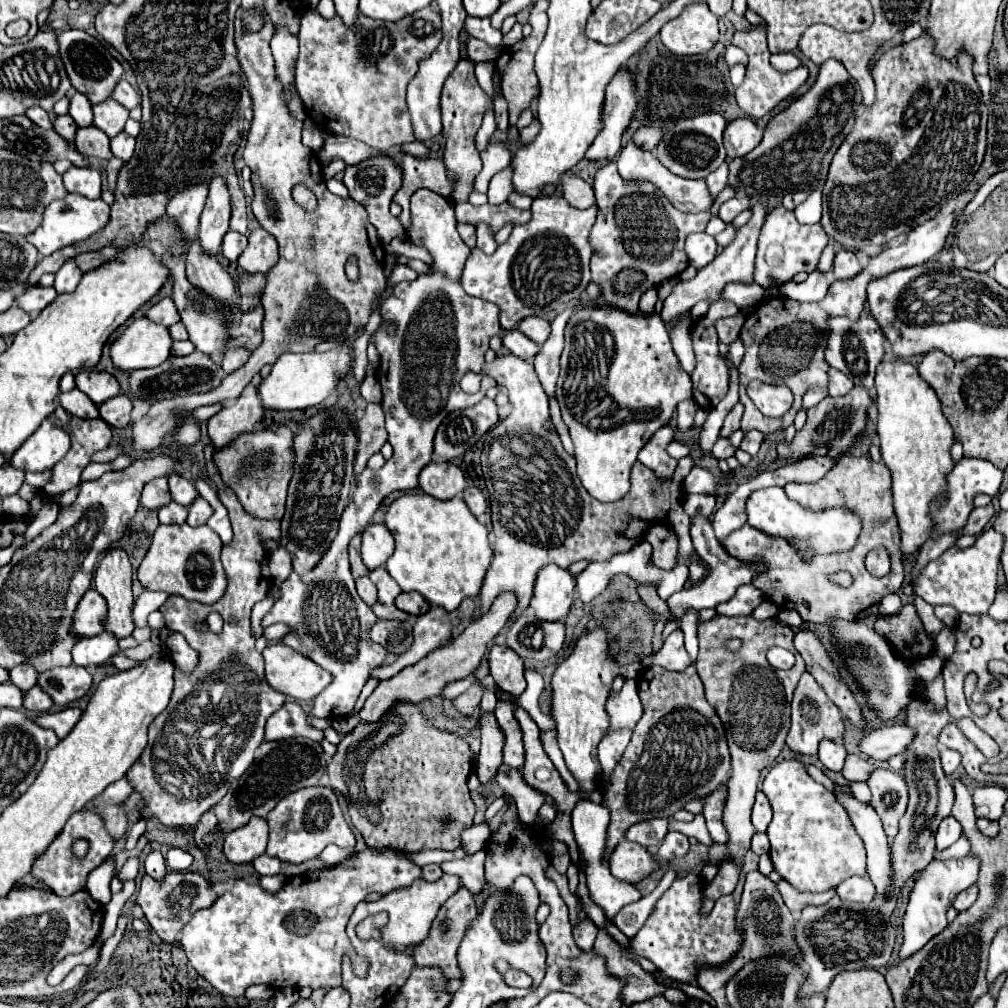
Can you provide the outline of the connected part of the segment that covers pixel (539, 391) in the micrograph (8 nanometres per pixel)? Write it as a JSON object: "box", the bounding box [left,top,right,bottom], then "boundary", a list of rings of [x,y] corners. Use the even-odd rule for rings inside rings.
{"box":[480,353,696,621],"boundary":[[[502,353],[492,363],[484,363],[484,373],[492,375],[498,385],[508,389],[512,413],[484,435],[482,447],[482,471],[490,493],[496,549],[480,591],[480,615],[492,607],[500,593],[510,591],[518,599],[518,607],[510,619],[514,621],[530,603],[532,583],[536,581],[540,567],[556,563],[558,567],[568,569],[580,559],[606,561],[612,557],[612,553],[632,549],[632,545],[640,541],[652,523],[666,523],[674,529],[680,543],[678,563],[690,565],[690,557],[696,551],[692,549],[692,539],[688,535],[690,517],[682,509],[682,479],[696,465],[694,459],[680,459],[674,477],[668,481],[658,481],[652,471],[640,463],[634,463],[630,473],[632,487],[628,495],[616,503],[600,503],[582,487],[576,475],[574,457],[564,451],[562,443],[552,443],[556,439],[550,433],[544,433],[544,421],[550,419],[550,407],[534,365],[512,353]],[[508,435],[548,437],[550,441],[544,443],[546,447],[524,447],[528,443],[508,443]],[[538,453],[540,457],[554,459],[528,459],[536,457]]]}

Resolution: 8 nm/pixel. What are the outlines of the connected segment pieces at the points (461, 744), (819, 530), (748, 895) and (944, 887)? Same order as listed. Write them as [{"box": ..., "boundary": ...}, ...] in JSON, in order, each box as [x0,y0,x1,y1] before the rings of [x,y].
[{"box":[328,705,474,851],"boundary":[[[398,705],[376,725],[364,725],[364,729],[354,729],[348,737],[342,737],[336,755],[328,763],[328,777],[332,789],[346,797],[352,825],[362,833],[368,847],[454,851],[460,845],[460,831],[474,820],[474,803],[466,785],[472,767],[474,757],[462,737],[426,725],[418,705]]]},{"box":[748,487,862,559],"boundary":[[[768,487],[752,493],[752,497],[748,499],[748,523],[766,535],[786,539],[796,549],[796,553],[804,559],[810,559],[814,555],[848,551],[856,545],[862,531],[860,517],[850,509],[836,507],[836,509],[826,509],[816,513],[788,499],[782,487]]]},{"box":[698,871,800,993],"boundary":[[[750,871],[746,875],[742,901],[738,905],[738,925],[742,925],[744,917],[750,917],[750,927],[744,929],[744,943],[742,943],[740,953],[724,969],[704,969],[704,973],[700,973],[698,987],[704,989],[706,993],[712,993],[712,991],[724,987],[728,977],[732,977],[732,973],[742,969],[744,961],[750,961],[750,959],[756,959],[756,957],[764,957],[766,953],[788,953],[788,957],[800,959],[800,953],[798,953],[796,943],[794,943],[794,937],[790,933],[792,927],[794,927],[794,917],[788,911],[788,907],[784,905],[782,895],[778,893],[776,885],[766,875],[762,875],[760,871]]]},{"box":[898,853,980,959],"boundary":[[[972,853],[960,859],[946,859],[946,861],[932,861],[918,877],[912,893],[910,893],[910,903],[904,915],[904,943],[900,947],[898,959],[904,959],[918,949],[922,949],[932,937],[942,933],[948,925],[946,921],[946,911],[952,907],[954,897],[962,891],[968,889],[970,885],[976,883],[980,871],[980,859],[974,857]]]}]

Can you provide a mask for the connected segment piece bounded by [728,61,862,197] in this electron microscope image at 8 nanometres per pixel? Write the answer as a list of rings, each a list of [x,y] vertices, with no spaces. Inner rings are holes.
[[[826,61],[820,67],[816,83],[790,103],[782,113],[774,115],[764,131],[762,143],[744,157],[732,159],[728,185],[742,197],[774,195],[822,189],[828,165],[854,125],[854,115],[862,105],[862,93],[856,81],[838,61]],[[826,103],[826,115],[818,113],[818,105]]]

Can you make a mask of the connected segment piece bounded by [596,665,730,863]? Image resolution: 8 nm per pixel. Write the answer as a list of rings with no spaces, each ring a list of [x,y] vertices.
[[[650,665],[642,669],[638,689],[644,715],[608,783],[596,783],[596,789],[600,789],[604,797],[602,805],[610,811],[604,863],[608,863],[612,849],[624,839],[628,827],[654,817],[670,817],[688,801],[706,797],[718,787],[724,787],[730,777],[730,751],[724,725],[704,697],[696,667],[674,673],[660,665]]]

